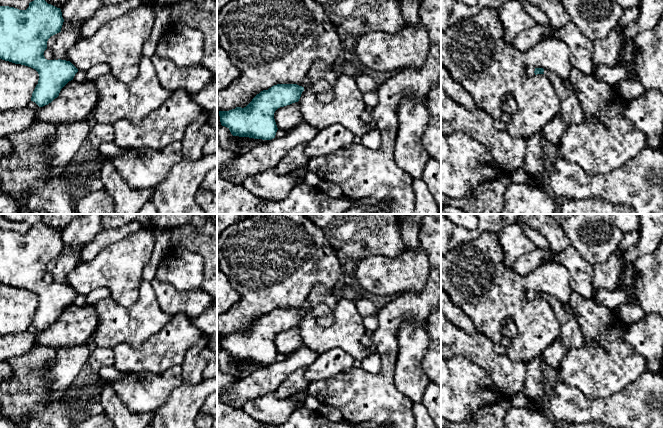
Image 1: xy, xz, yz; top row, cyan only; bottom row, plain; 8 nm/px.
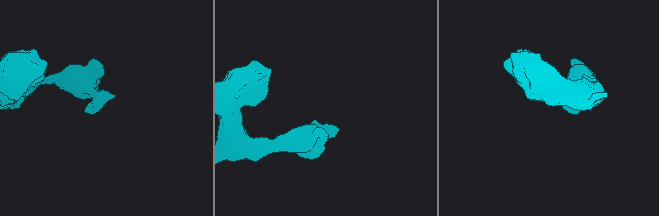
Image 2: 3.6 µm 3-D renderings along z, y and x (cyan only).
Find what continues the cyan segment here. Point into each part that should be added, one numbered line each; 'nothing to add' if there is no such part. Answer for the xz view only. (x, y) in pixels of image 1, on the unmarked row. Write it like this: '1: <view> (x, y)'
nothing to add

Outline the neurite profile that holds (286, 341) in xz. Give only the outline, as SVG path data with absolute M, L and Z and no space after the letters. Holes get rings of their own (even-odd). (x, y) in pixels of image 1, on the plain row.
M299 327L278 332L274 337L274 343L278 353L288 355L292 351L303 345L303 339L300 336Z

